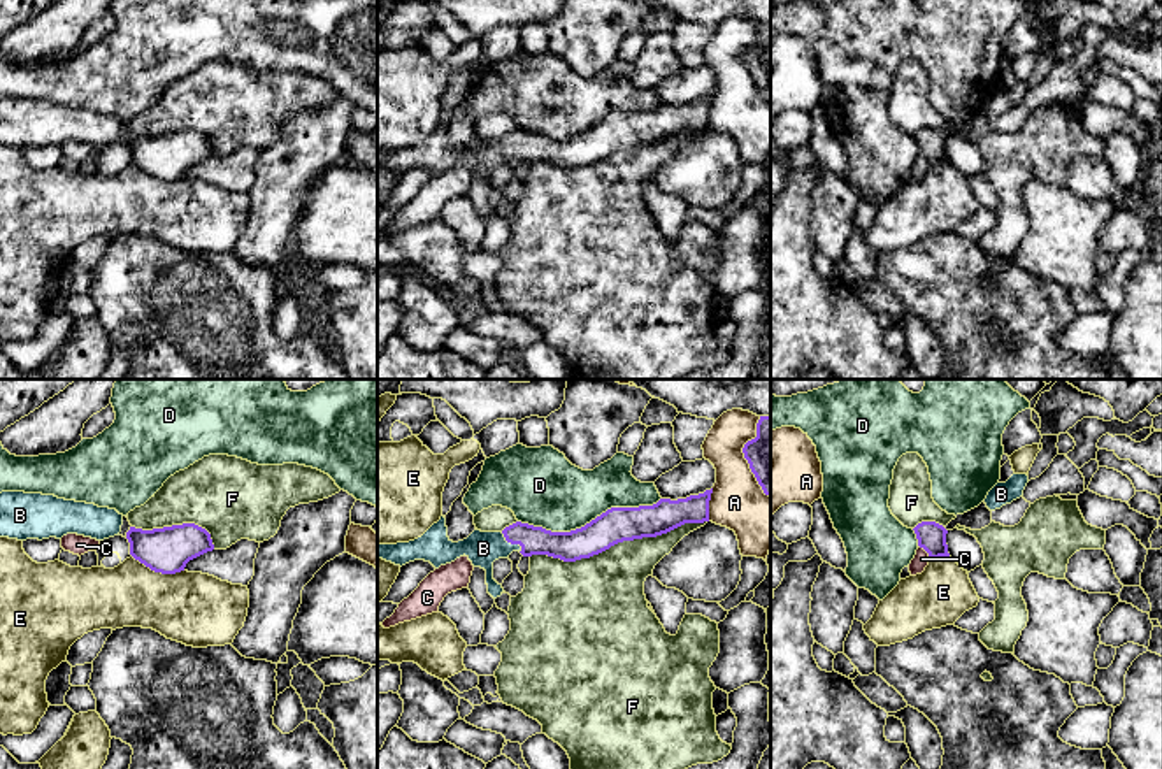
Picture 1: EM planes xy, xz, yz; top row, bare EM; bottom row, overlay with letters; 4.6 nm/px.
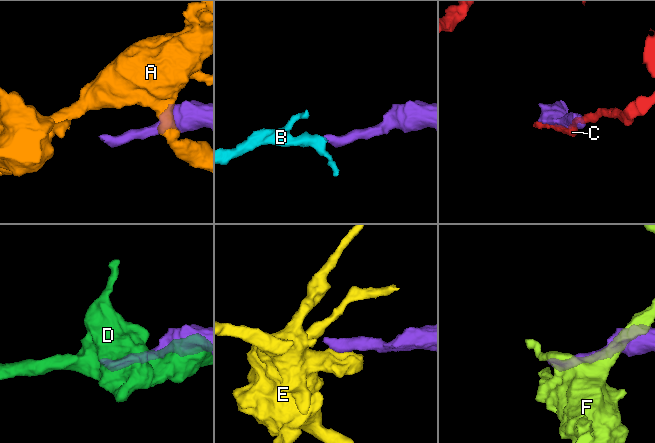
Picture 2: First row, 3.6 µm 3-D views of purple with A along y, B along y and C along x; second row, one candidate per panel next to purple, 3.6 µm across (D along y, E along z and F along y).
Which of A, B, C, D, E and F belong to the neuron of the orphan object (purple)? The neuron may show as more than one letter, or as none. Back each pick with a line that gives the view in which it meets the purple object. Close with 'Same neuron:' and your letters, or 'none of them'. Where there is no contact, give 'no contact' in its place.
B: xz
Same neuron: B

